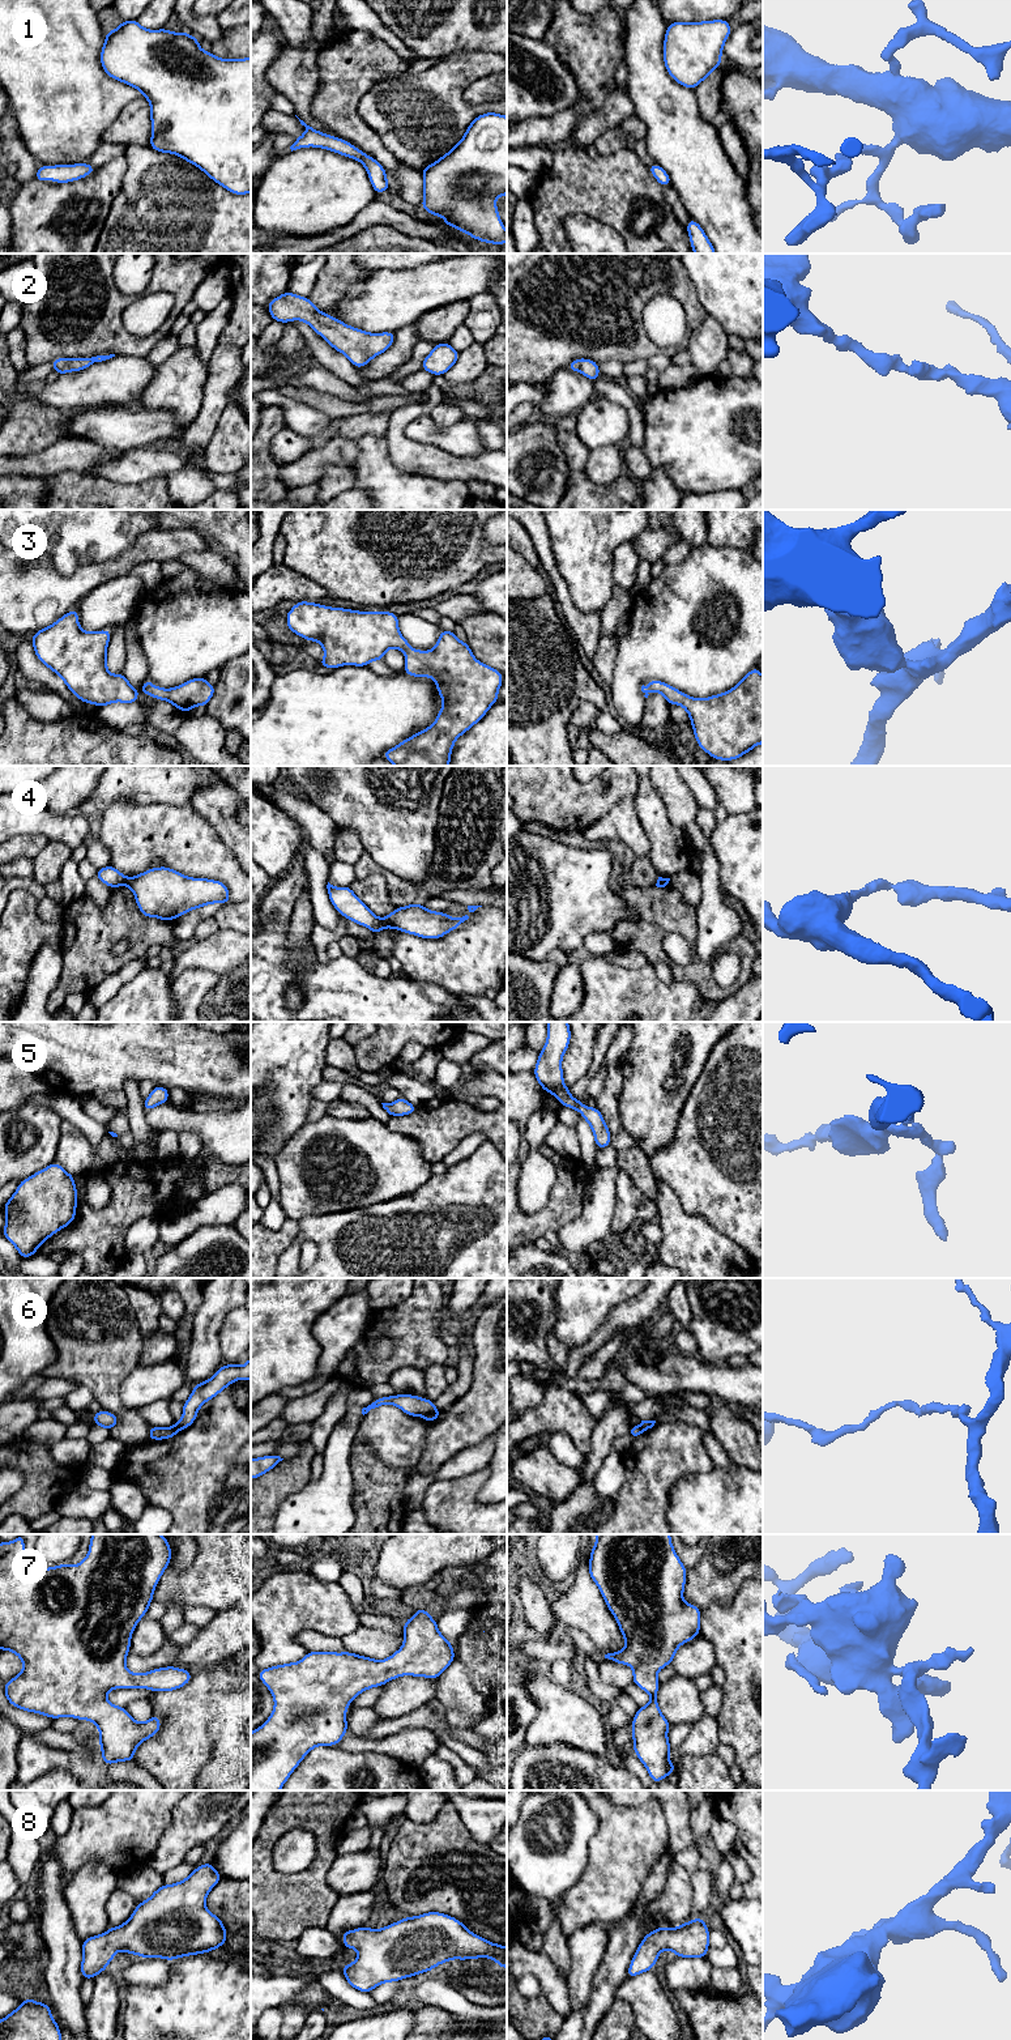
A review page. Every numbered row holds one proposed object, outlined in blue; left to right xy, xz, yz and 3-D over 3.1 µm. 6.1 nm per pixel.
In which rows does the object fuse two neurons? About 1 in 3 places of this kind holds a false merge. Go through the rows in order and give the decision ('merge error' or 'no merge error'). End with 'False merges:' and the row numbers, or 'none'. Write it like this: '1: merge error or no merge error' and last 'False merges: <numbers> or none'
1: no merge error
2: no merge error
3: no merge error
4: merge error
5: no merge error
6: merge error
7: no merge error
8: no merge error
False merges: 4, 6

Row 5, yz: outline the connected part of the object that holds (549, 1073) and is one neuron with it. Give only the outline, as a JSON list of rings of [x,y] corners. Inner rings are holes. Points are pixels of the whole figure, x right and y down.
[[[547,1022],[547,1040],[538,1055],[533,1070],[537,1082],[545,1093],[553,1094],[563,1107],[580,1112],[590,1125],[594,1142],[598,1149],[610,1146],[610,1129],[597,1107],[585,1107],[581,1099],[571,1096],[570,1089],[564,1085],[562,1060],[571,1042],[568,1022]]]

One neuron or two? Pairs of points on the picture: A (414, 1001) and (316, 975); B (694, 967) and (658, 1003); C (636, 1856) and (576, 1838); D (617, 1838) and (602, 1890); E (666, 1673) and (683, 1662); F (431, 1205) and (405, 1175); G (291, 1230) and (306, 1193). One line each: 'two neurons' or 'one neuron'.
A: one neuron
B: two neurons
C: two neurons
D: one neuron
E: two neurons
F: two neurons
G: two neurons

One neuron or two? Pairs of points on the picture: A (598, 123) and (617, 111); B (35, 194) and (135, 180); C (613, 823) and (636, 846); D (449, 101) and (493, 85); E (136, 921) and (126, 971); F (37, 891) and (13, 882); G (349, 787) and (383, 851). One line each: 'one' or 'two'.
A: one
B: two
C: one
D: two
E: two
F: one
G: one

